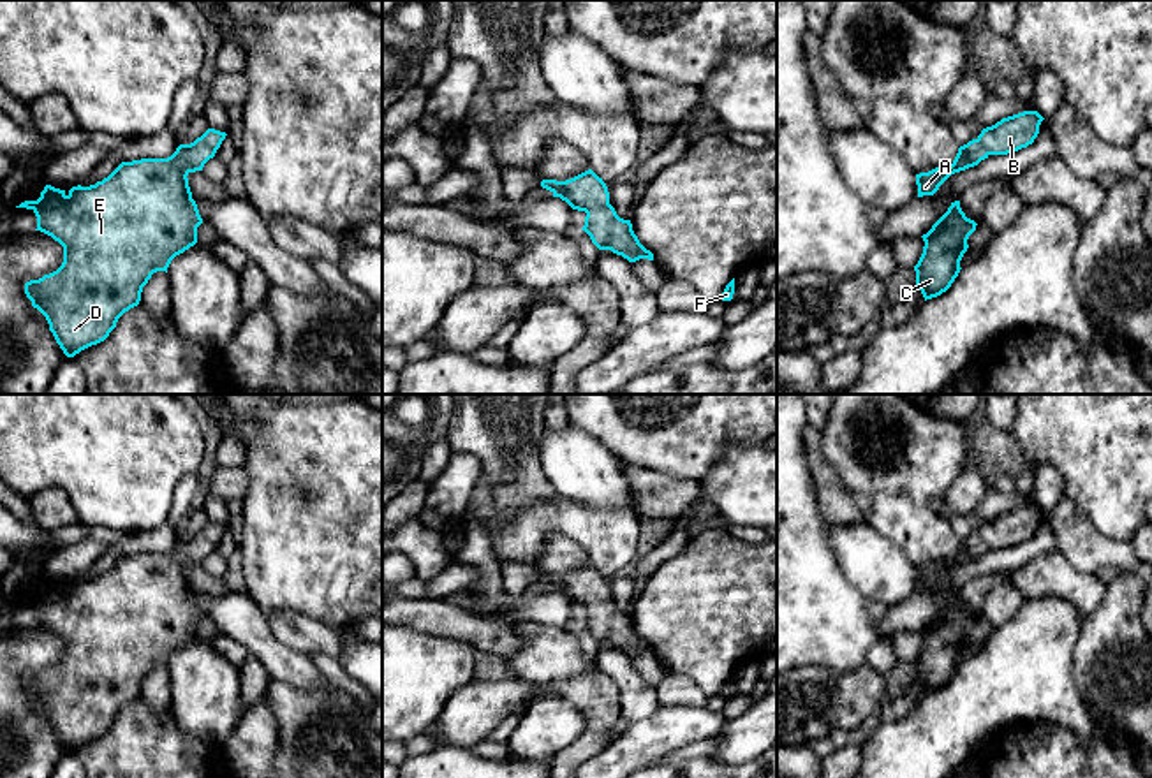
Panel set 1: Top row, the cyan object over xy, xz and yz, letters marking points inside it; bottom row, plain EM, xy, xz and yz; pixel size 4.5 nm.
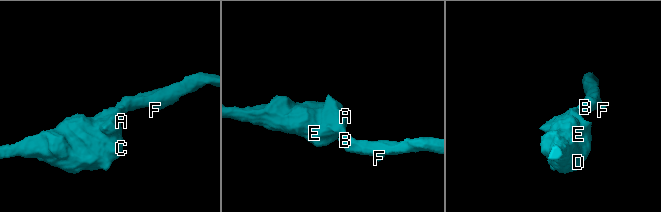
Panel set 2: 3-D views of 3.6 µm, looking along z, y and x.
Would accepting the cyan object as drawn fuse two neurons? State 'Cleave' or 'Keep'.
Keep

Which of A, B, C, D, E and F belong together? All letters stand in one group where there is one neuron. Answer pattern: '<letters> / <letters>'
A B C D E F

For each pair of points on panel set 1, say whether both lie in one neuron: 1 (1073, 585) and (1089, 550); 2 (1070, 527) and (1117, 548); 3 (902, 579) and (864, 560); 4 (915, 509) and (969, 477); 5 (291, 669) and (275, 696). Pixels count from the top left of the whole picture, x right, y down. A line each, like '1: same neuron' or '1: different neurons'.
1: different neurons
2: same neuron
3: same neuron
4: different neurons
5: different neurons

